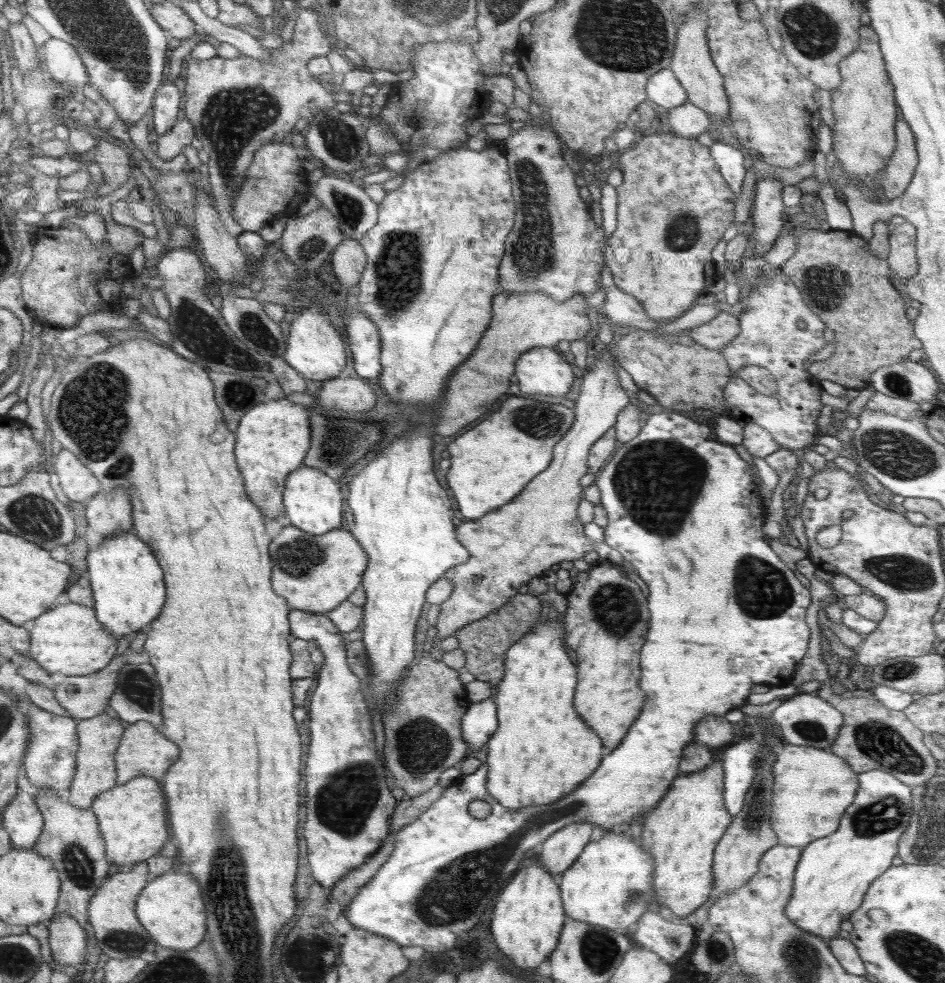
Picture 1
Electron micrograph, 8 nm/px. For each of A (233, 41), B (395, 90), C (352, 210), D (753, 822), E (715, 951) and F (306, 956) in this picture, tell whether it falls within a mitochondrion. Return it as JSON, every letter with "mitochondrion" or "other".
{"A":"other","B":"other","C":"mitochondrion","D":"mitochondrion","E":"mitochondrion","F":"mitochondrion"}

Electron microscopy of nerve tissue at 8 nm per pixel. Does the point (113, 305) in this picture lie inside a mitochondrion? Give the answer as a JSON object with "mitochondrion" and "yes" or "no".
{"mitochondrion":"no"}

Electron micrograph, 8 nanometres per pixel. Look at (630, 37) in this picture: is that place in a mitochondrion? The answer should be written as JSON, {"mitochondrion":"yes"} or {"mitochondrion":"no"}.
{"mitochondrion":"yes"}

